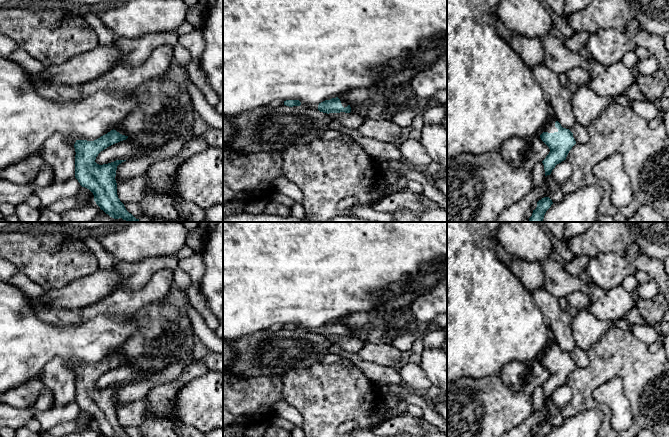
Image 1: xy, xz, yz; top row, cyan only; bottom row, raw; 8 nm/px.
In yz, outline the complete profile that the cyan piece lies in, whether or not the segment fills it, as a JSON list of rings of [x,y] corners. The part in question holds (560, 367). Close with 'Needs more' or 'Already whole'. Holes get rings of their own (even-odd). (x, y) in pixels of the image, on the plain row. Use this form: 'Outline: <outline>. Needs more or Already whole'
Outline: [[[554,340],[550,342],[543,352],[544,355],[540,362],[550,373],[549,378],[542,385],[545,400],[547,400],[551,398],[557,388],[566,384],[576,365],[573,357],[569,353],[563,352]]]. Needs more

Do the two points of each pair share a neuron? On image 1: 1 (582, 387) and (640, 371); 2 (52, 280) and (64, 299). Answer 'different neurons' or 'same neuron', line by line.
1: same neuron
2: different neurons

